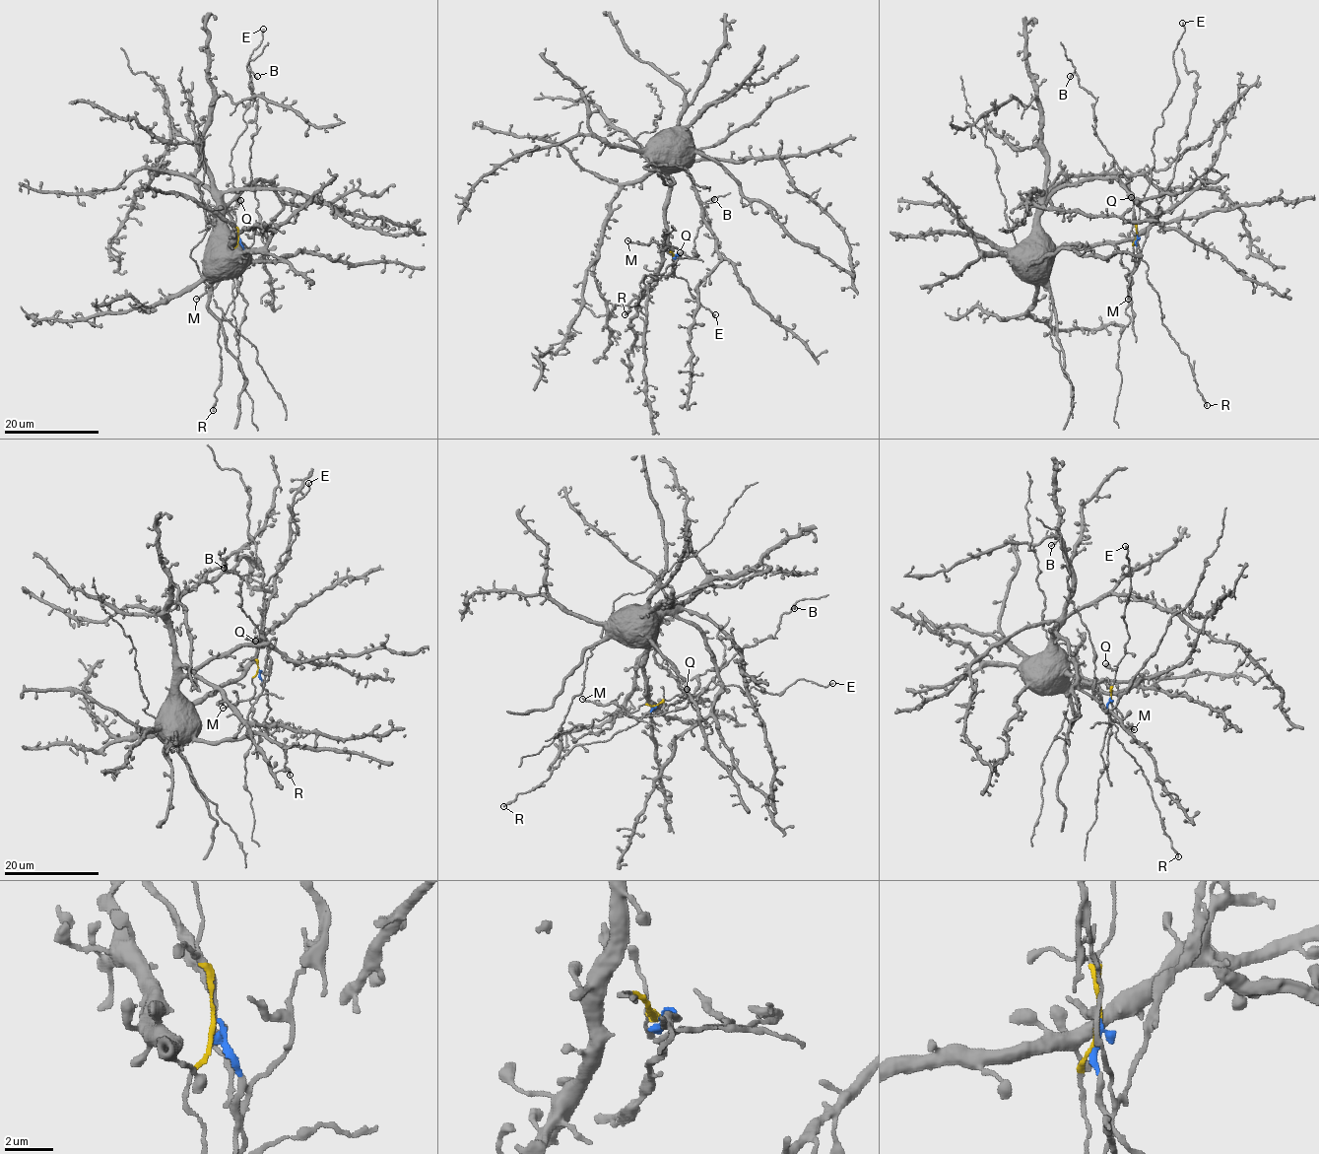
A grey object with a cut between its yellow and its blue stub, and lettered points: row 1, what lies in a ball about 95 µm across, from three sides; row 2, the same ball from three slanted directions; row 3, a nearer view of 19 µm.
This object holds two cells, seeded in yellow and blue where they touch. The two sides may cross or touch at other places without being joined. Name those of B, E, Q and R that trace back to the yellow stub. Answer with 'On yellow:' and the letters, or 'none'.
On yellow: E, Q

